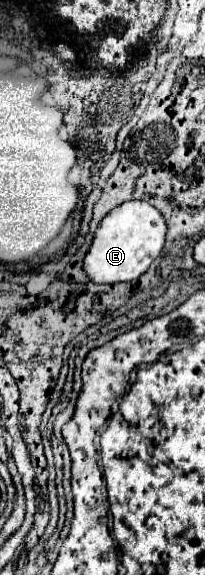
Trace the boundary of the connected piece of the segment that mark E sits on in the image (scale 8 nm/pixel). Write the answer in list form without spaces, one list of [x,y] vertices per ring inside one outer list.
[[[124,201],[114,207],[98,225],[92,245],[84,257],[82,269],[94,283],[134,281],[160,255],[166,237],[164,217],[146,201]]]

